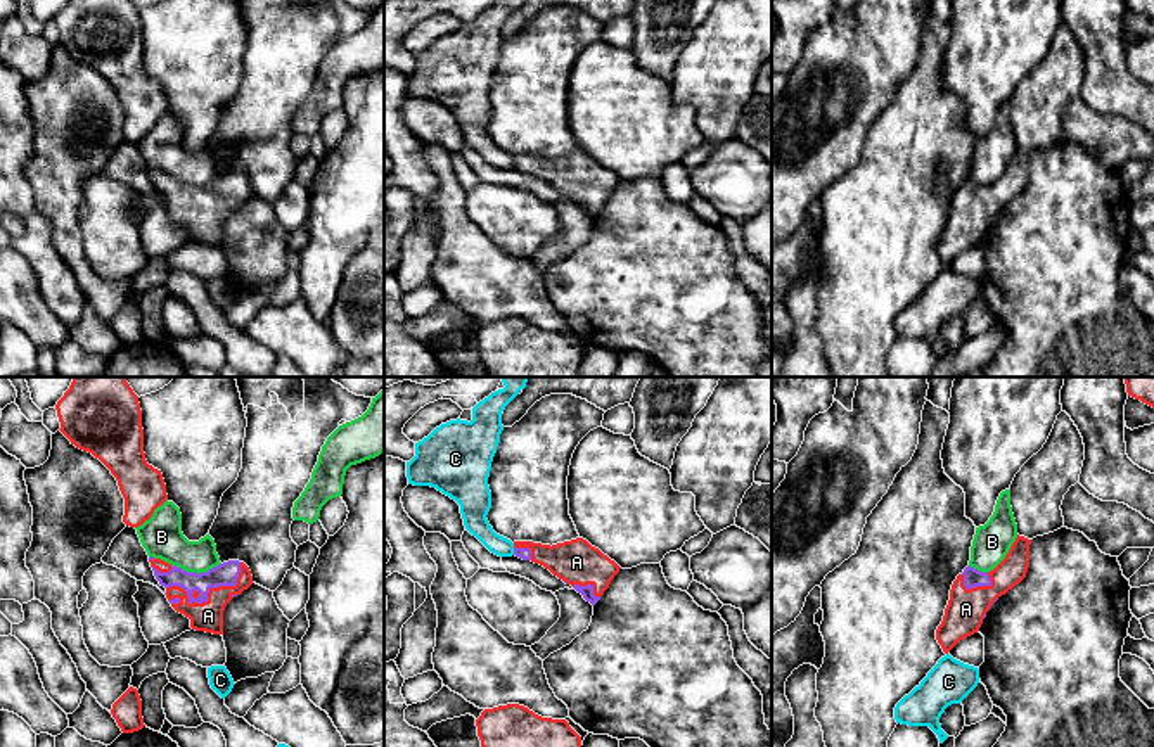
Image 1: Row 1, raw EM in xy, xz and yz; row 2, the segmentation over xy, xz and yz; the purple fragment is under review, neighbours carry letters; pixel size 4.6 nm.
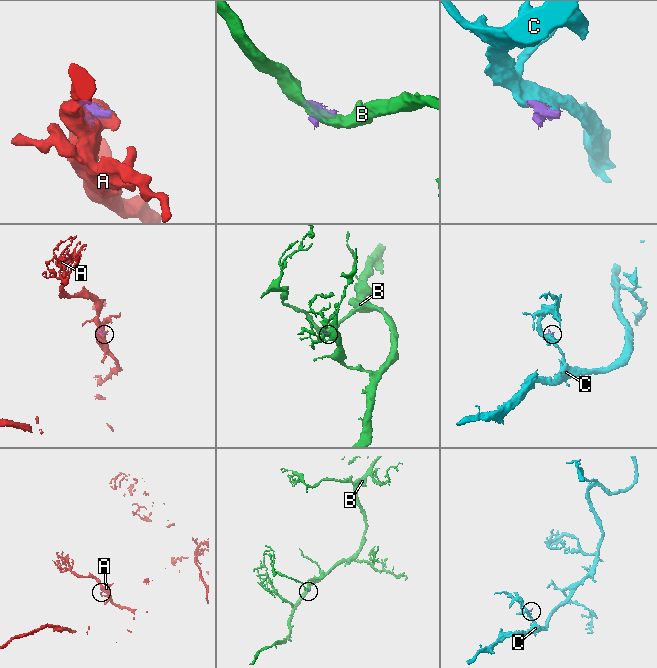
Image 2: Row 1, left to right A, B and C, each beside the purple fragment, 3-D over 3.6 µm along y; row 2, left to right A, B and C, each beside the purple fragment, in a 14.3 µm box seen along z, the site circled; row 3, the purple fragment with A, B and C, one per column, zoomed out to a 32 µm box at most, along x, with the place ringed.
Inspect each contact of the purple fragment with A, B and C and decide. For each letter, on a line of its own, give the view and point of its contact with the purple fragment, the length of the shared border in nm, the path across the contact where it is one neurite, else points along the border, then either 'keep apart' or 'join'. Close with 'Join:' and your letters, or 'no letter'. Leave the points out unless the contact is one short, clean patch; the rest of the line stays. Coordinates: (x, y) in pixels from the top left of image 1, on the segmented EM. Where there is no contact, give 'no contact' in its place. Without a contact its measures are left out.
A: contact xy (208, 592); length 380 nm; join
B: contact xy (196, 573); length 240 nm; keep apart
C: contact xz (514, 552); length 30 nm; border xz (512, 549), (514, 554); keep apart
Join: A

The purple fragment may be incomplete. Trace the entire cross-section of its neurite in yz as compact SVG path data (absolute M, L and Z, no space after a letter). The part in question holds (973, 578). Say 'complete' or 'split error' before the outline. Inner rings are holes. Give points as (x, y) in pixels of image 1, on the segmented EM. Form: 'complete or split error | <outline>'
split error | M1017 534L1009 553L993 571L981 572L967 565L957 576L943 621L936 629L936 640L945 654L960 640L978 633L991 605L1026 578L1029 545L1031 540Z

